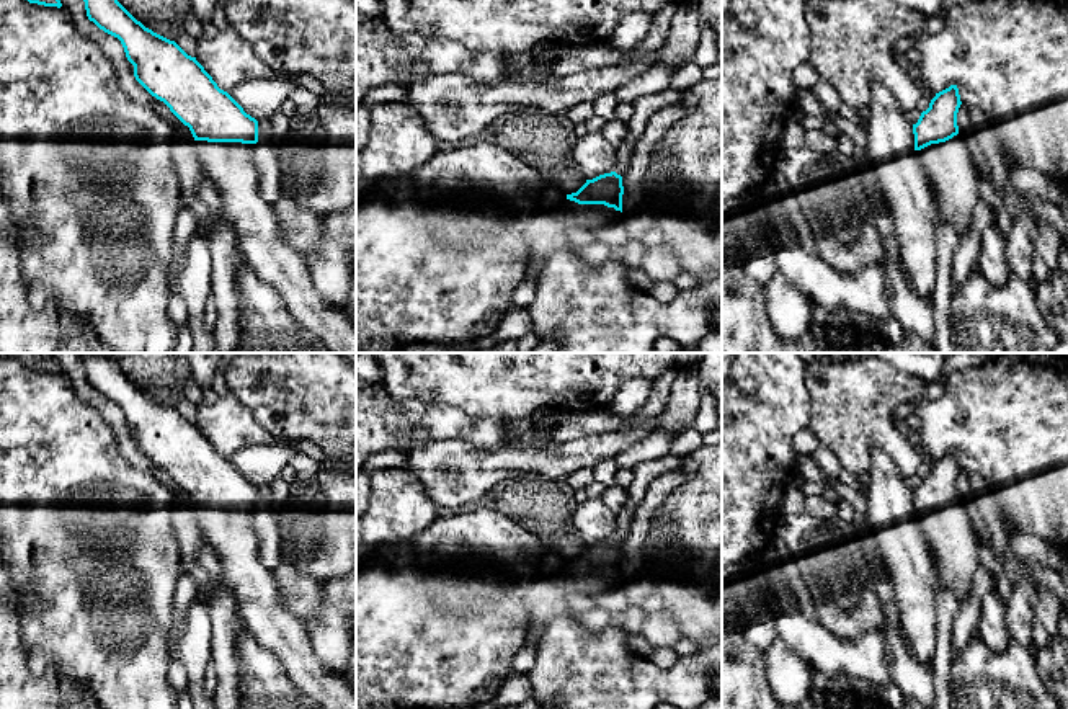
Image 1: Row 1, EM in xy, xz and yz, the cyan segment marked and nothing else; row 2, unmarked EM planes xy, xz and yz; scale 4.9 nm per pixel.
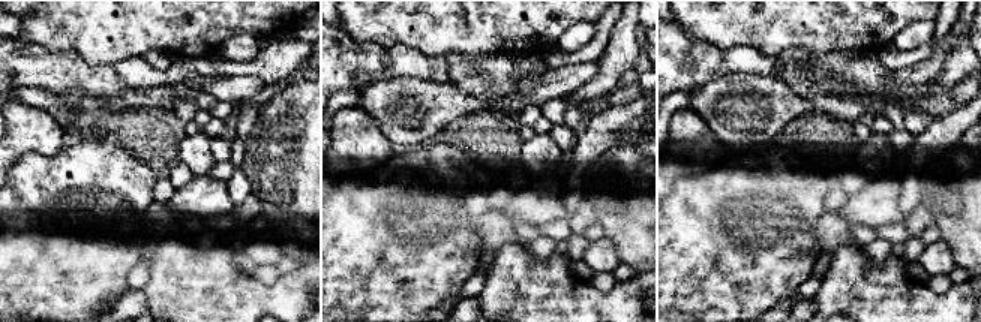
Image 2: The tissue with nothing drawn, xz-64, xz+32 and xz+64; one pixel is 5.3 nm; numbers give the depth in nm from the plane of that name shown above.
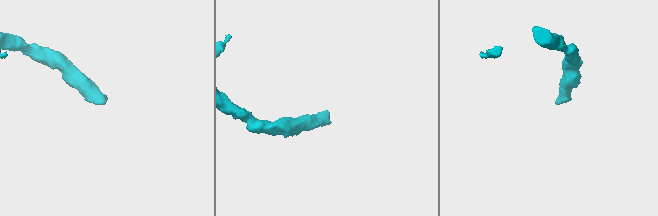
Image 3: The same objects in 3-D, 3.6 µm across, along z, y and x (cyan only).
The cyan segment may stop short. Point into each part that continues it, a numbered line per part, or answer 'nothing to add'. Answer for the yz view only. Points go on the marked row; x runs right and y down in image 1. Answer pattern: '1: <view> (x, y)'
1: yz (949, 167)

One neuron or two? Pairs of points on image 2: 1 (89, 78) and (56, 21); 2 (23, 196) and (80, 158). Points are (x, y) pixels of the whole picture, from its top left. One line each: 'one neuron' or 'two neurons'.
1: two neurons
2: one neuron

